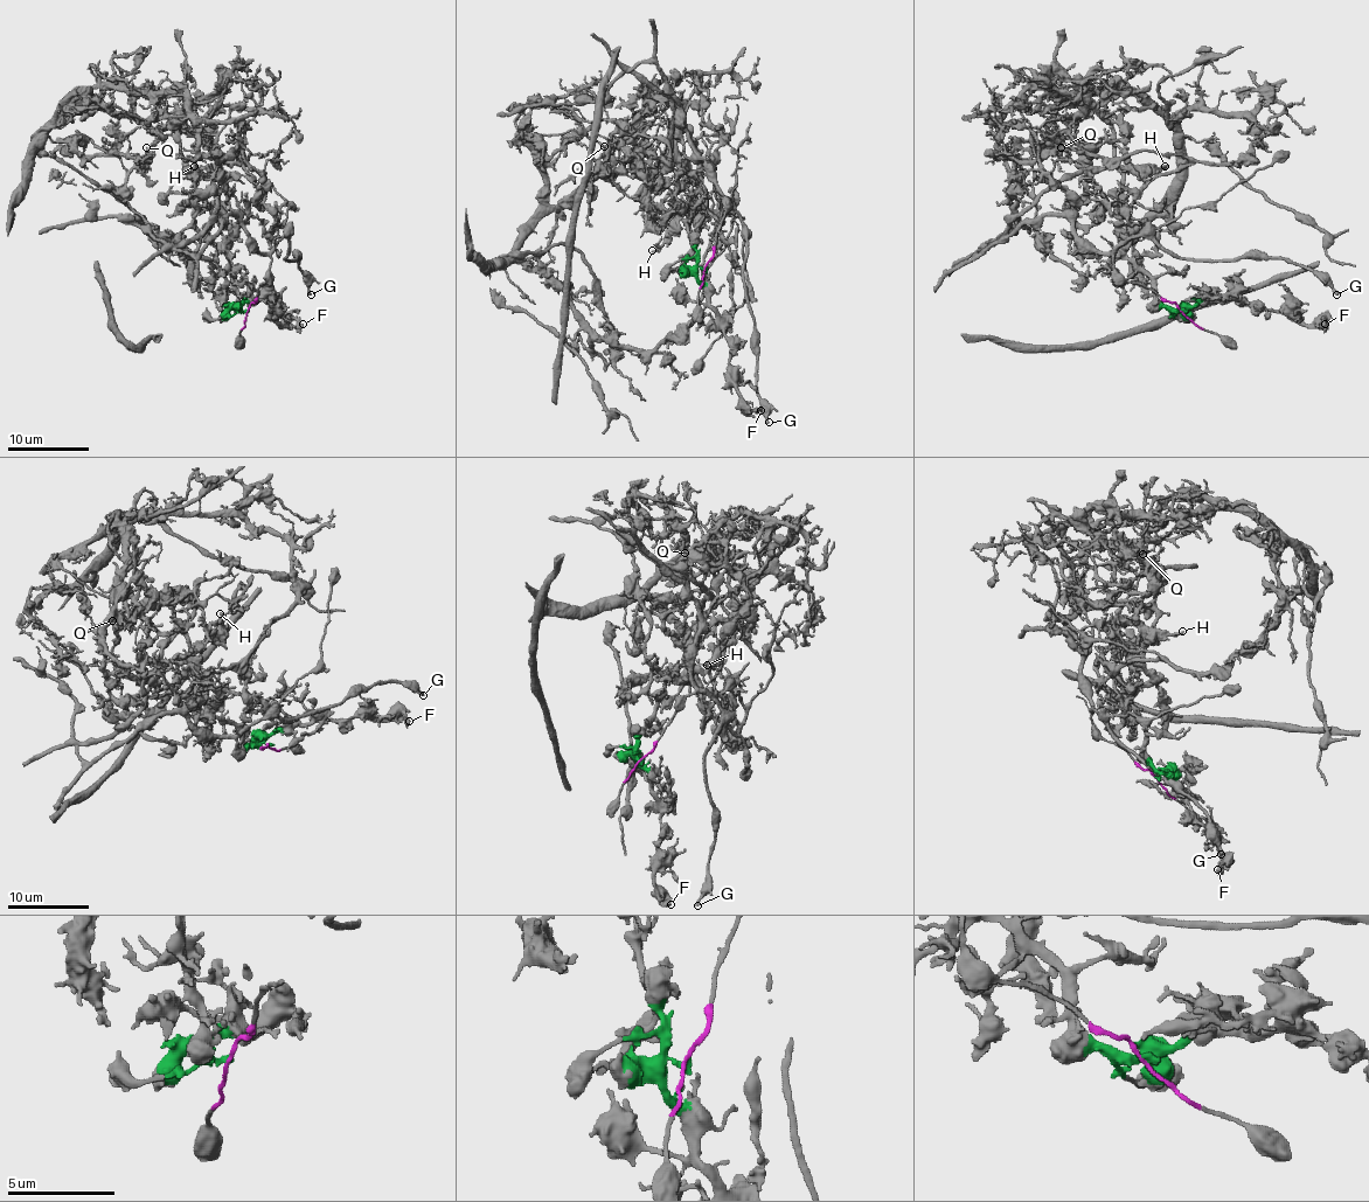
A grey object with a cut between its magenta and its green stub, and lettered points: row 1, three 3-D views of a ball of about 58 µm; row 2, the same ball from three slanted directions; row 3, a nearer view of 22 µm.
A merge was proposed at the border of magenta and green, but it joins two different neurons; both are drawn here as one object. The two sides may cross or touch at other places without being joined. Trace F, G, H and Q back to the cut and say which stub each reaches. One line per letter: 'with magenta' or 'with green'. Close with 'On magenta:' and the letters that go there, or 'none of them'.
F: with green
G: with magenta
H: with green
Q: with green
On magenta: G

